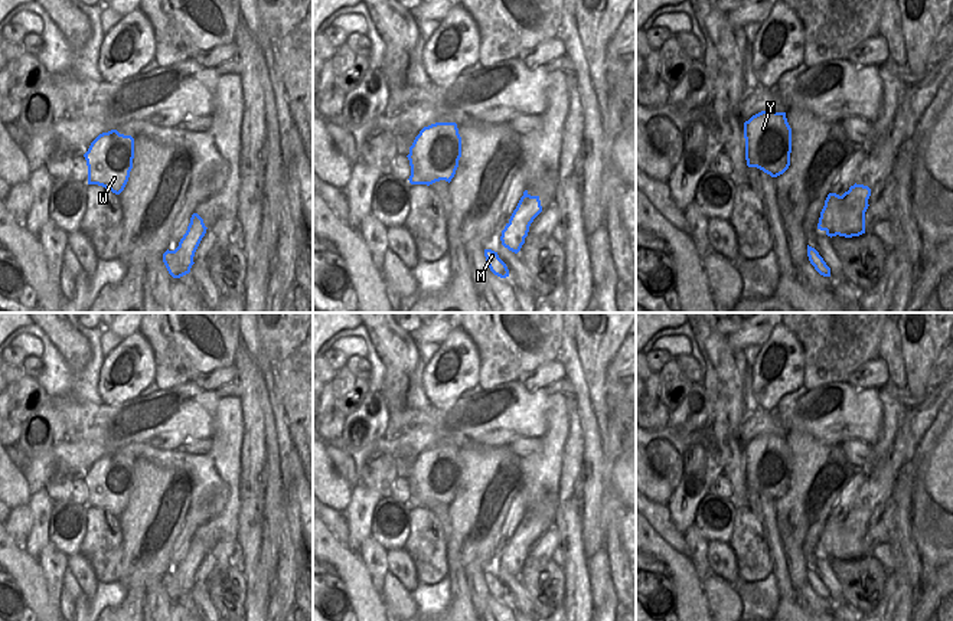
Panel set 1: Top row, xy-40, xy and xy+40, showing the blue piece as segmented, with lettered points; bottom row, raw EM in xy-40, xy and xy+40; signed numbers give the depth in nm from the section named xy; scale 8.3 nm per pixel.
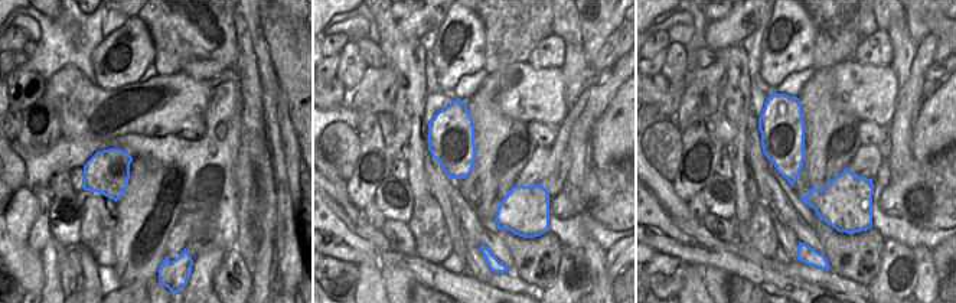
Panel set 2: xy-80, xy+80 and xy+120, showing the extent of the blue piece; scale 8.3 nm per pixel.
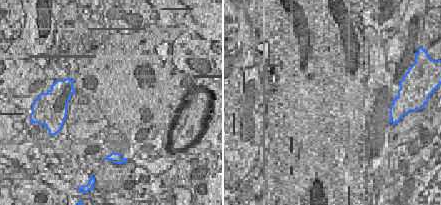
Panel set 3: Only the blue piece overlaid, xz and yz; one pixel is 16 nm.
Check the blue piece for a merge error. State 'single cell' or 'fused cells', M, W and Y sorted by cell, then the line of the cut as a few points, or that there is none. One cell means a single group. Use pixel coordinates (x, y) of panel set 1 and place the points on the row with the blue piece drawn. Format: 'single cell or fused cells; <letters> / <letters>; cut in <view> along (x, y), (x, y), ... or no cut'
fused cells; M / W Y; cut in xy+40 along (826, 231), (836, 234)

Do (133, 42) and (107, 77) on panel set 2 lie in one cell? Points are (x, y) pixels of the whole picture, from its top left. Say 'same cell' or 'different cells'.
same cell

